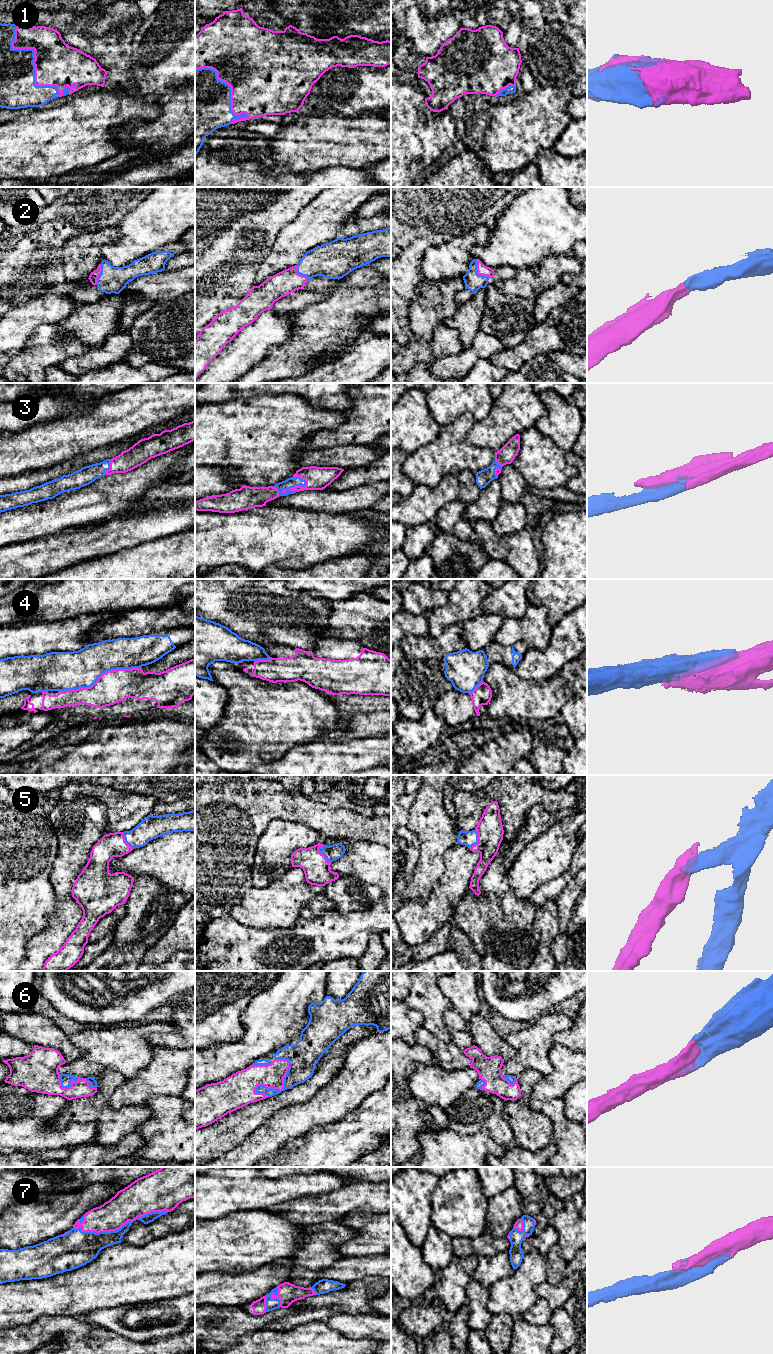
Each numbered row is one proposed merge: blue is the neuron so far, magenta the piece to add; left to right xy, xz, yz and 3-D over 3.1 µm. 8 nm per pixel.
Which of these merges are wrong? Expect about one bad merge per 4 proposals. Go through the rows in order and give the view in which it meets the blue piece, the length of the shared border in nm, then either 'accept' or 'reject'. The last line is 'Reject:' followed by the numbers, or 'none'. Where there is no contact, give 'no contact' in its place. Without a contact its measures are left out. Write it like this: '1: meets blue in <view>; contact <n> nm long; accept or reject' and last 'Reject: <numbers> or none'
1: meets blue in xy; contact 650 nm long; accept
2: meets blue in yz; contact 190 nm long; accept
3: meets blue in xz; contact 160 nm long; accept
4: meets blue in xy; contact 700 nm long; reject
5: meets blue in xz; contact 170 nm long; accept
6: meets blue in xz; contact 380 nm long; accept
7: meets blue in xy; contact 800 nm long; accept
Reject: 4

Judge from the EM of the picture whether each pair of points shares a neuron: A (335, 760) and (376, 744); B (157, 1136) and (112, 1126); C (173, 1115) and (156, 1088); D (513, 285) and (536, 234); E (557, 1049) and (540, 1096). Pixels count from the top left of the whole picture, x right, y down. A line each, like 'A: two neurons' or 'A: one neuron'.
A: one neuron
B: two neurons
C: two neurons
D: two neurons
E: one neuron

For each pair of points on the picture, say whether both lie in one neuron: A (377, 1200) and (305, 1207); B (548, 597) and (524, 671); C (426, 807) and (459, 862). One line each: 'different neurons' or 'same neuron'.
A: same neuron
B: different neurons
C: different neurons

